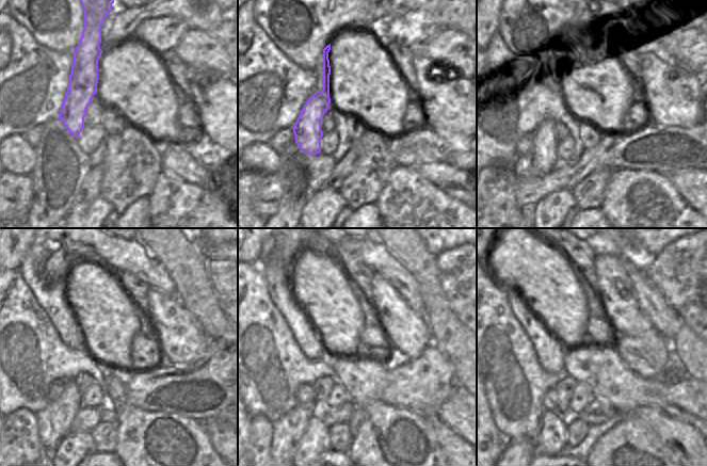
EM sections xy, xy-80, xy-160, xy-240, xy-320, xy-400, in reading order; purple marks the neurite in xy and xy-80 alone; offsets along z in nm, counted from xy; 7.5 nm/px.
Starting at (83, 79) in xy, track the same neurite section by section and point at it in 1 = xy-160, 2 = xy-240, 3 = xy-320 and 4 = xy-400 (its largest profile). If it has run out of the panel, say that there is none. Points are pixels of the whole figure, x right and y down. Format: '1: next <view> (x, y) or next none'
1: next xy-160 (543, 157)
2: next xy-240 (53, 422)
3: next xy-320 (288, 430)
4: next xy-400 (511, 445)

